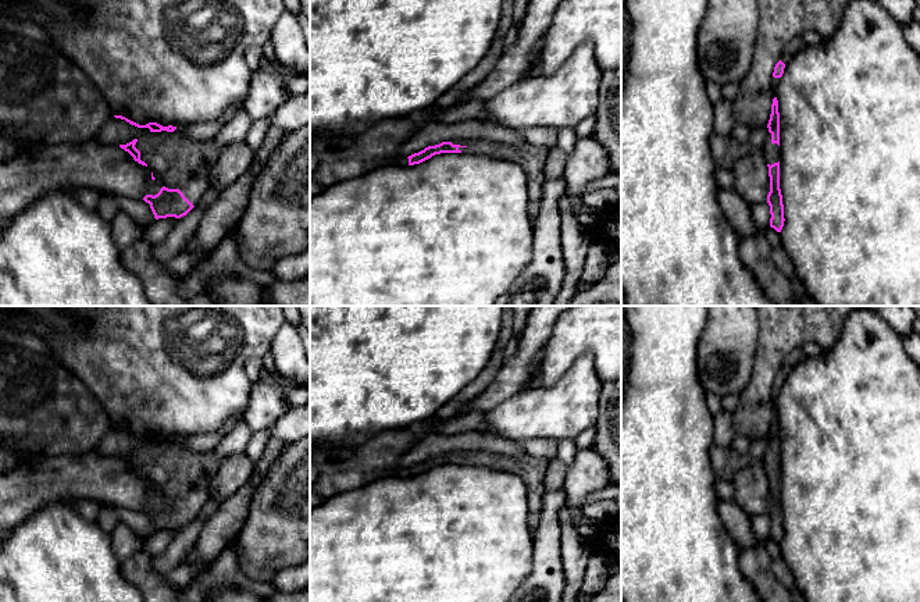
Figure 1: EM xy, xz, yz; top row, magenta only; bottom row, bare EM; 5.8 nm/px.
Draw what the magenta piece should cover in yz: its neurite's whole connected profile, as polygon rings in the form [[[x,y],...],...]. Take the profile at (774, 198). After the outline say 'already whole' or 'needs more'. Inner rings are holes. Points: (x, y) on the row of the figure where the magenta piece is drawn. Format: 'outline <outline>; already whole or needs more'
outline [[[777,97],[773,99],[767,128],[769,133],[760,152],[767,163],[770,177],[770,192],[767,195],[767,203],[771,214],[770,227],[777,232],[781,232],[785,218],[780,189],[780,113]]]; needs more

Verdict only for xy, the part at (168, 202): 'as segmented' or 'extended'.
extended

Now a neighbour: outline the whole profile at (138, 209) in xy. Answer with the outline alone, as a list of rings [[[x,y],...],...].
[[[101,192],[101,197],[111,196],[115,199],[120,211],[126,213],[132,217],[139,225],[149,227],[156,221],[154,214],[150,209],[150,204],[146,203],[143,199],[129,199],[114,192]]]

